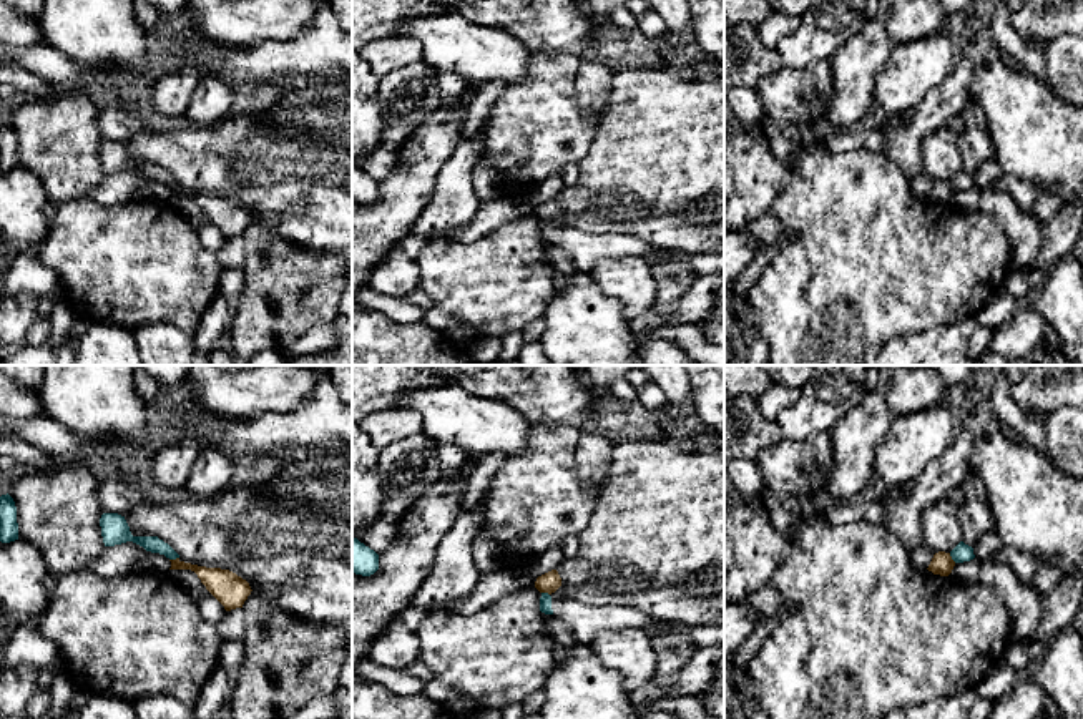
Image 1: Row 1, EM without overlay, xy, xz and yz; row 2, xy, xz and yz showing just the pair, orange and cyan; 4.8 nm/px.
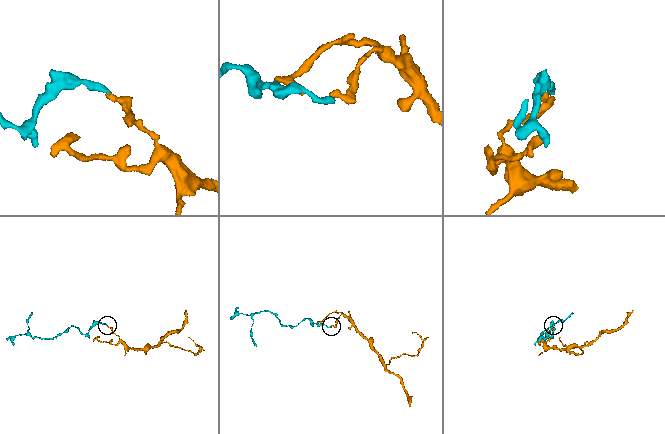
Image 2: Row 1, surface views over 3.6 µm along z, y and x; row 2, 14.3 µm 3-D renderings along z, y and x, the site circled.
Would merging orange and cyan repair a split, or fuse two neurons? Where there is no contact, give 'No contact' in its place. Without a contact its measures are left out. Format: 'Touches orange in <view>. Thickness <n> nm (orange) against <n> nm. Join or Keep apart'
Touches orange in xy. Thickness 130 nm (orange) against 80 nm. Keep apart

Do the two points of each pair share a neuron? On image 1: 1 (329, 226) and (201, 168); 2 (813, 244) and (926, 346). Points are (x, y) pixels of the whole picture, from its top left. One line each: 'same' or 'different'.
1: same
2: different

